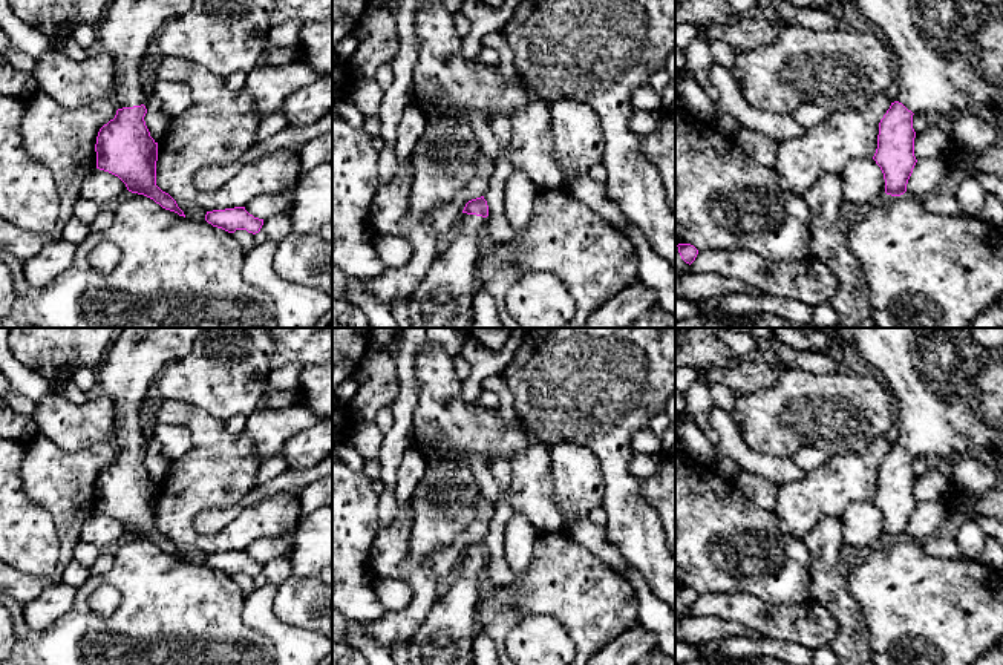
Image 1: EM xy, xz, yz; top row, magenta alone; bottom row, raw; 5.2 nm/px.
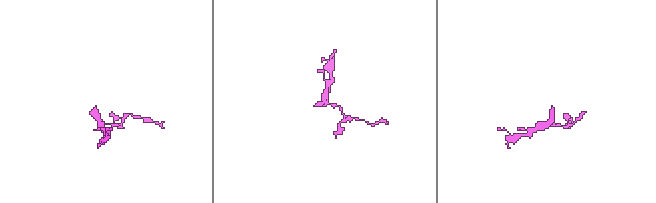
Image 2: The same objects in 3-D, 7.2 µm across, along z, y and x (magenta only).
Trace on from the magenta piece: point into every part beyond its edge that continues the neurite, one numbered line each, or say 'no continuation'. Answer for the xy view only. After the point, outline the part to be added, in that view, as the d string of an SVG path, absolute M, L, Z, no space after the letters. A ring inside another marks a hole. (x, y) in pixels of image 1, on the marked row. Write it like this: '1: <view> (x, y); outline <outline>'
1: xy (129, 28); outline M112 0L90 54L107 54L115 64L112 98L118 109L145 103L147 77L141 61L162 25L190 11L193 0Z

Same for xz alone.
1: xz (444, 298); outline M461 213L458 219L458 236L452 245L441 253L427 274L423 277L417 290L409 297L409 317L412 328L472 328L473 326L473 297L479 288L476 277L476 264L482 257L488 242L484 245L482 239L487 236L487 218Z

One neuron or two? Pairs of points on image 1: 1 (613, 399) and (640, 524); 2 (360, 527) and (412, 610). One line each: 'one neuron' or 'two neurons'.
1: one neuron
2: two neurons

